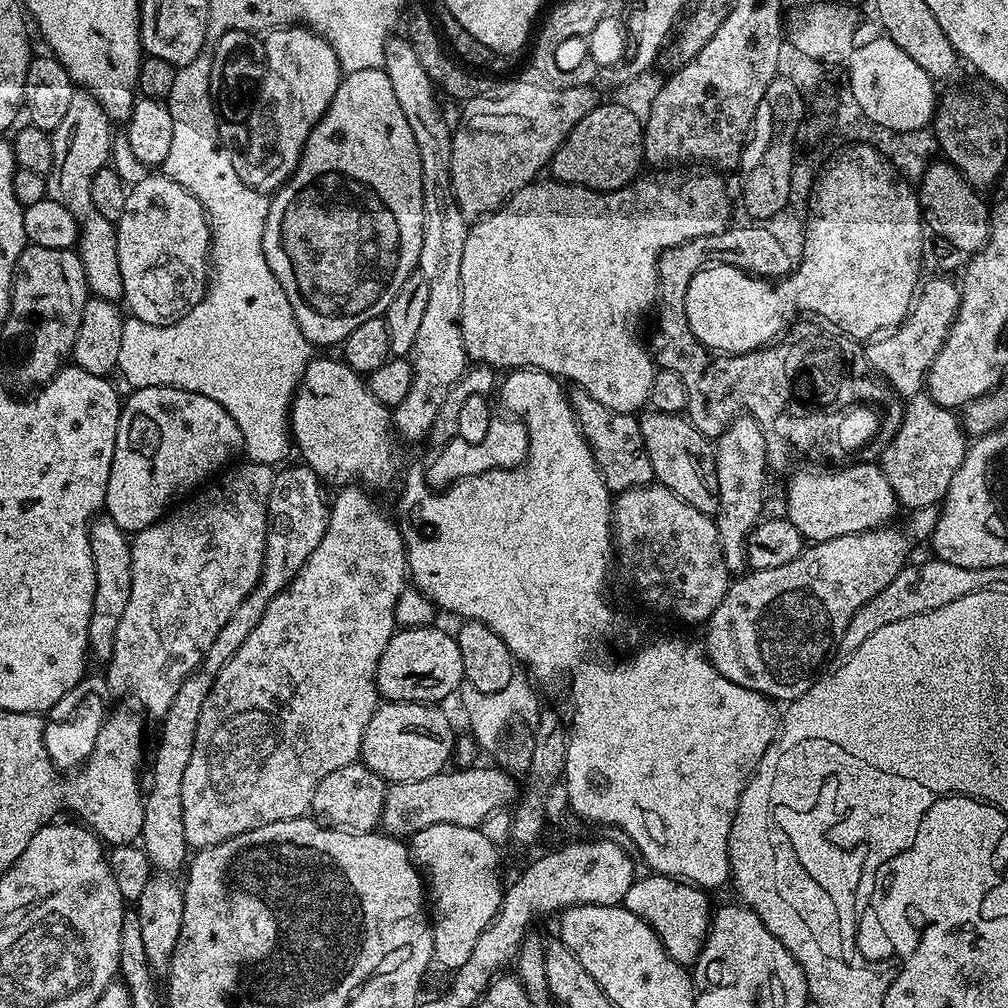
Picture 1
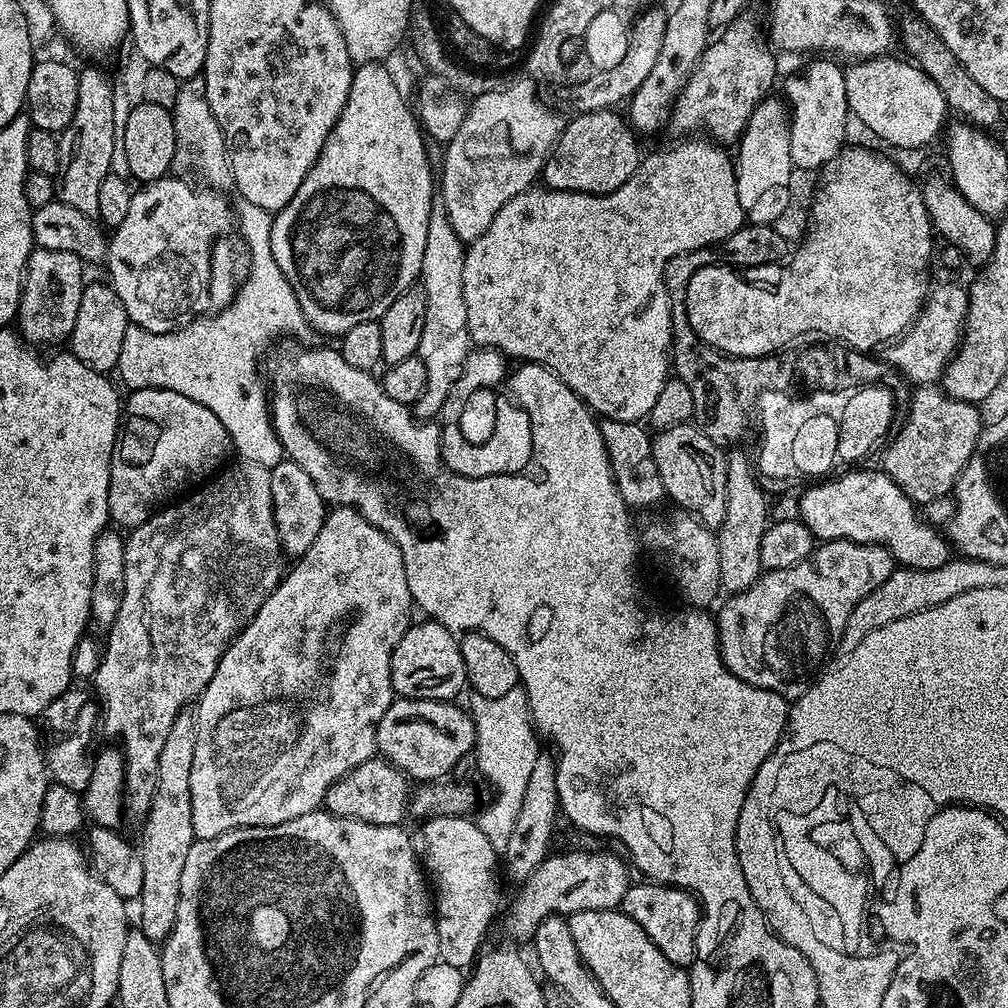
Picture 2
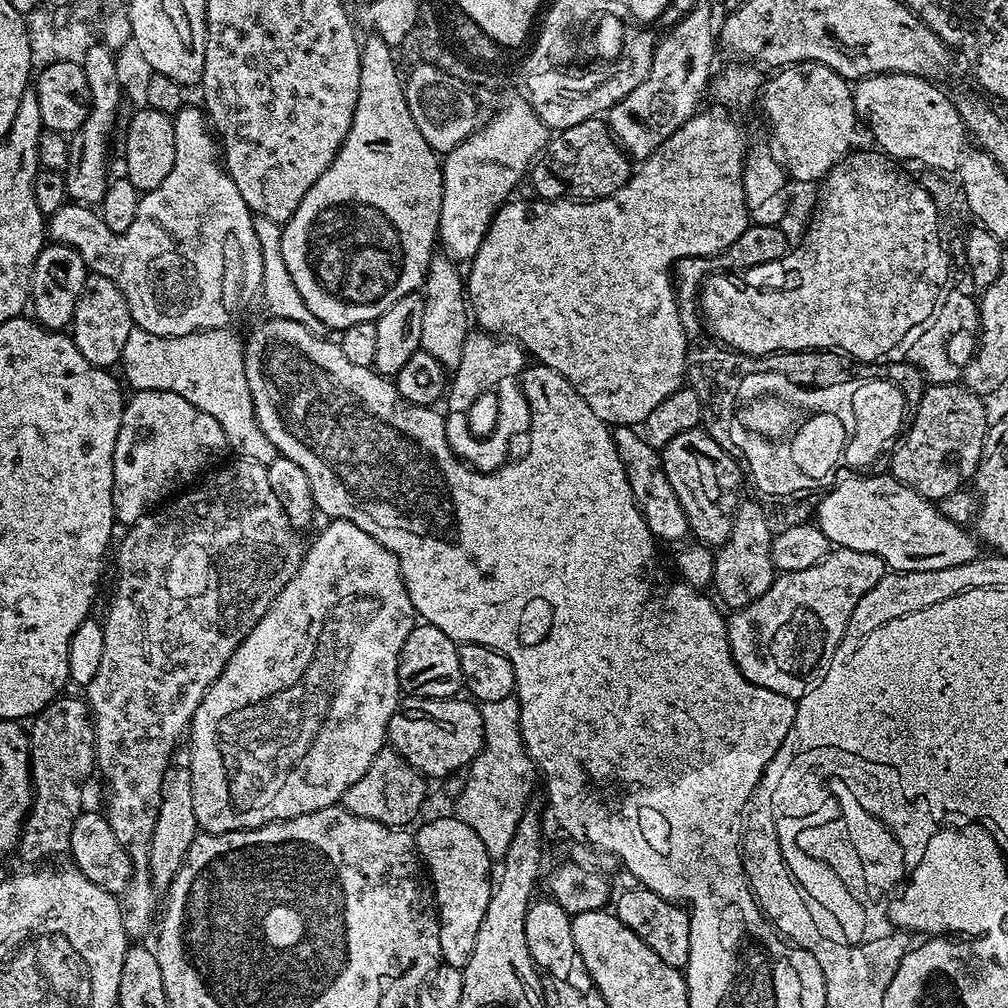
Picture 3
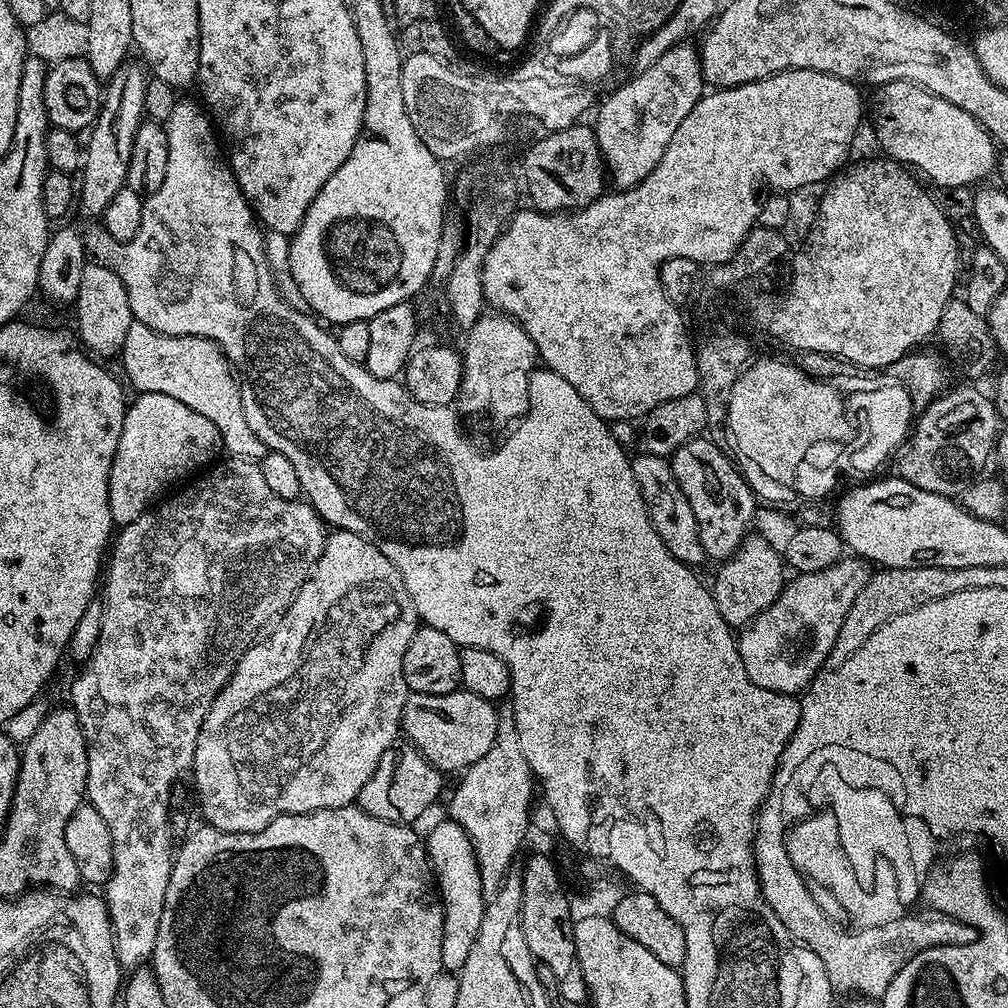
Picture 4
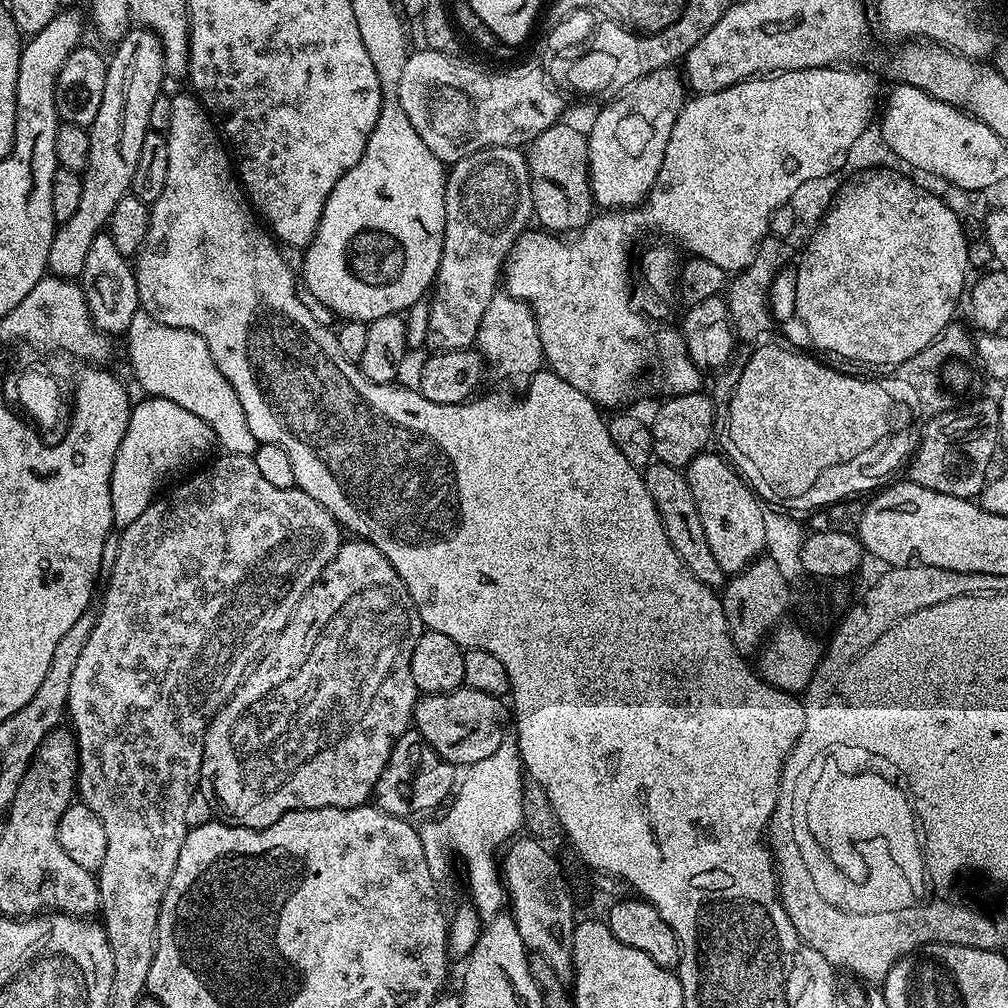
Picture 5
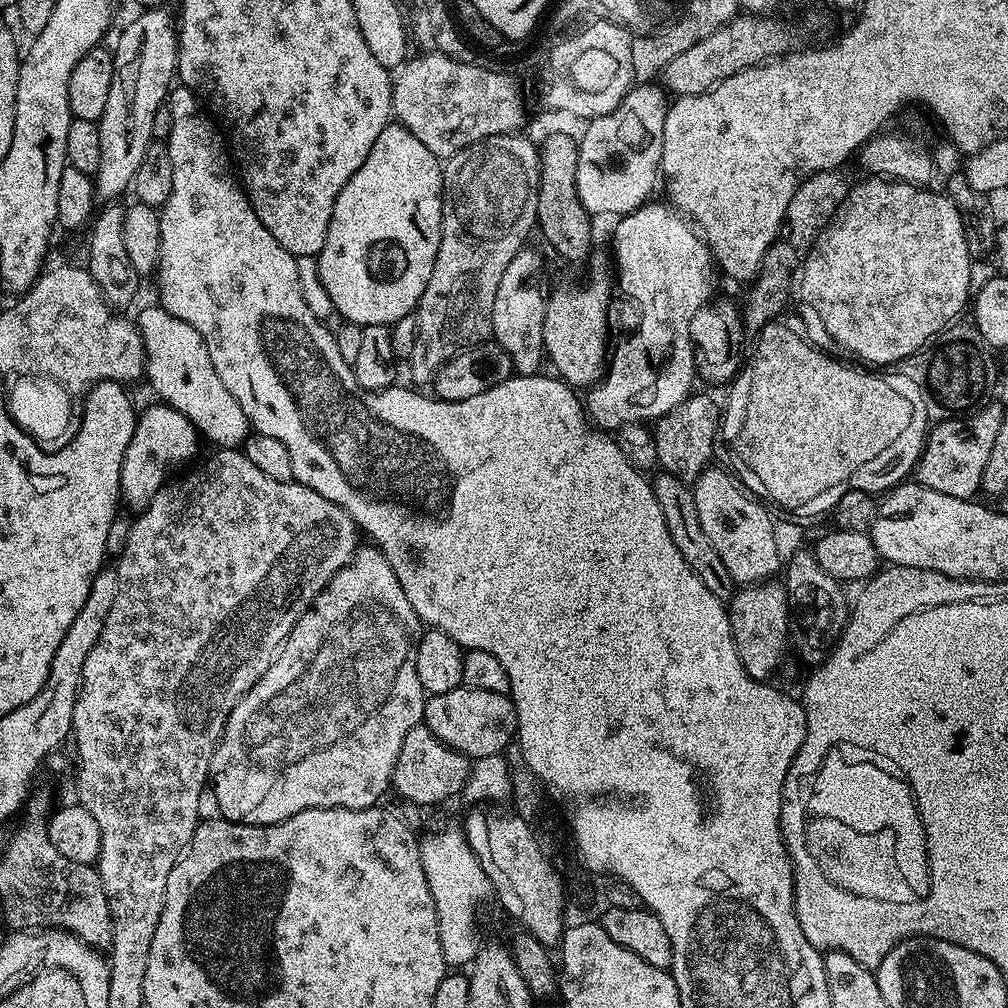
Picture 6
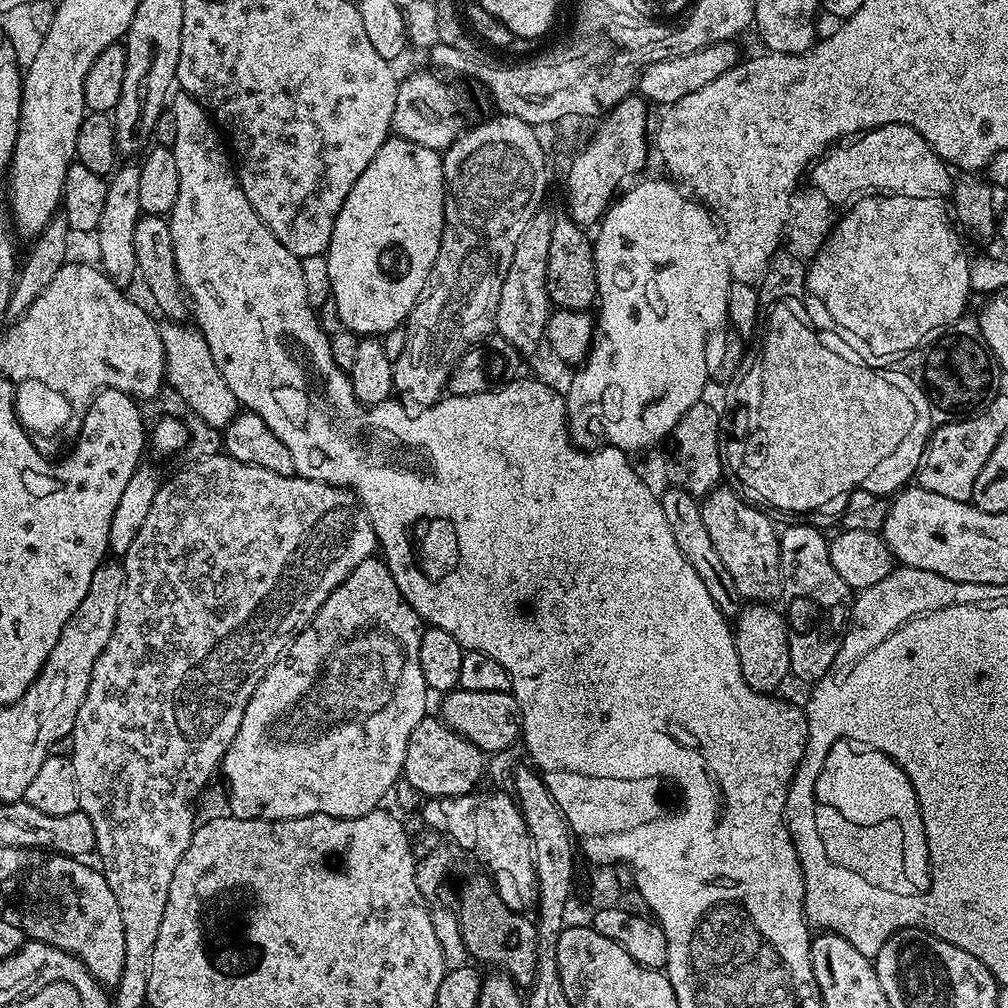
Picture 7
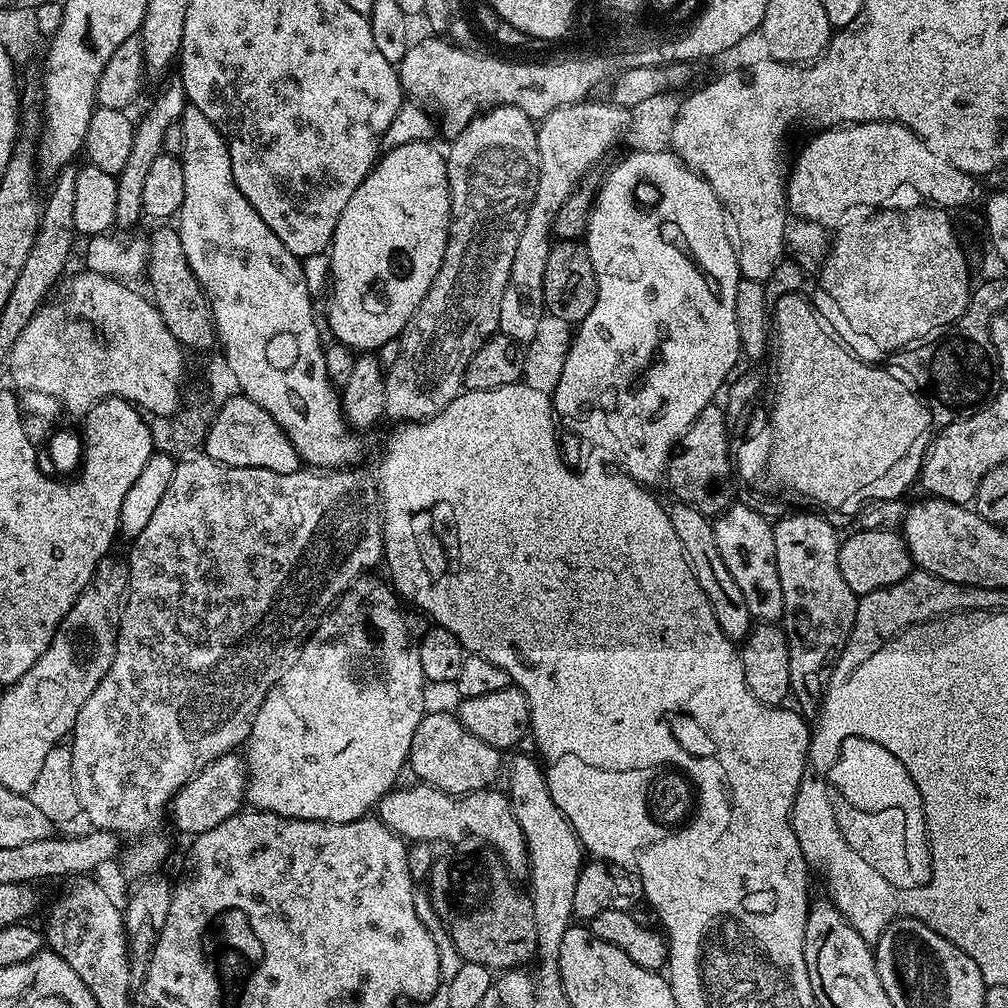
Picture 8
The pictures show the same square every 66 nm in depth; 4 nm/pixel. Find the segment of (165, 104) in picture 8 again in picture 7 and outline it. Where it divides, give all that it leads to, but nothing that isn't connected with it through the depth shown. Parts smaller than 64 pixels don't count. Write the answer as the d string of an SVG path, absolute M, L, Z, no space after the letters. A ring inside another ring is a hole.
M126 162L119 165L109 177L105 209L102 210L101 221L96 227L94 239L98 244L98 259L101 271L121 288L137 277L137 258L134 254L134 226L141 218L141 202L139 201L140 165L136 162Z

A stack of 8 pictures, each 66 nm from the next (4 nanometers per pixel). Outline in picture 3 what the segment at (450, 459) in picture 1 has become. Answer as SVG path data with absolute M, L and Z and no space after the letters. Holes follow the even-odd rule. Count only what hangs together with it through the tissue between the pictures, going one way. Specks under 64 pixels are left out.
M515 376L502 378L502 381L495 385L494 391L498 398L498 419L494 430L486 437L479 438L474 432L473 434L470 432L467 413L454 411L445 415L446 438L453 455L478 472L492 472L494 469L503 467L508 458L506 456L510 450L512 438L525 435L531 428L532 411L521 381Z

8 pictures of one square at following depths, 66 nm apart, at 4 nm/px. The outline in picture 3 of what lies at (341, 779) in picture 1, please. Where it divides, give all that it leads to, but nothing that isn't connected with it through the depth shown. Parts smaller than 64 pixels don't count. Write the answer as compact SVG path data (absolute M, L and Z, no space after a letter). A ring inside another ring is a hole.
M386 746L377 754L374 762L370 762L370 770L366 770L366 774L362 774L362 778L358 778L358 782L354 782L354 786L344 792L342 807L350 814L358 814L358 818L370 818L391 828L404 828L419 814L424 804L424 795L428 792L424 784L427 784L426 777L417 768L410 766L410 762L406 762L406 758L402 758L395 748Z

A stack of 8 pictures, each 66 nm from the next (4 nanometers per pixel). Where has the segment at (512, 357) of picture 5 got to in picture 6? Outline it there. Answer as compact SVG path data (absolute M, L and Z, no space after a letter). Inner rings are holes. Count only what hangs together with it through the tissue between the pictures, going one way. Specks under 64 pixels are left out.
M525 246L510 258L510 266L502 274L502 282L498 282L498 294L494 298L492 311L491 339L499 344L506 354L510 354L513 369L522 376L534 376L541 371L540 363L545 363L544 350L544 305L545 293L540 293L532 284L524 280L532 280L540 272L540 256L531 246Z

